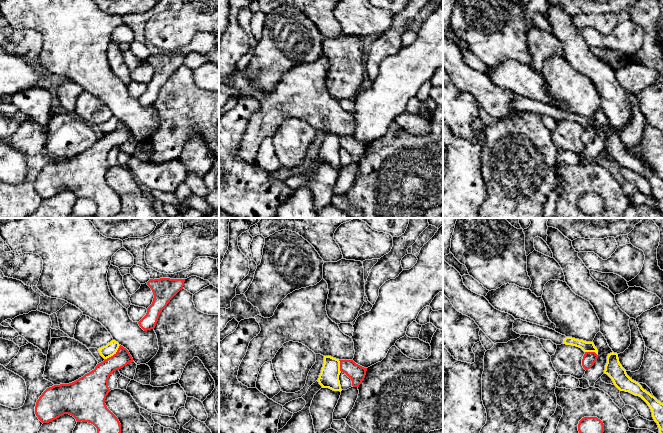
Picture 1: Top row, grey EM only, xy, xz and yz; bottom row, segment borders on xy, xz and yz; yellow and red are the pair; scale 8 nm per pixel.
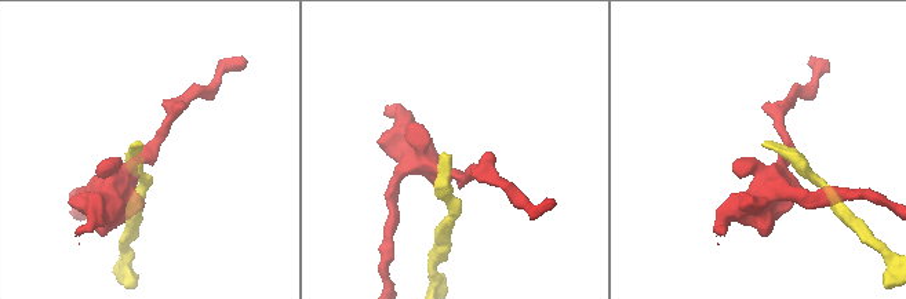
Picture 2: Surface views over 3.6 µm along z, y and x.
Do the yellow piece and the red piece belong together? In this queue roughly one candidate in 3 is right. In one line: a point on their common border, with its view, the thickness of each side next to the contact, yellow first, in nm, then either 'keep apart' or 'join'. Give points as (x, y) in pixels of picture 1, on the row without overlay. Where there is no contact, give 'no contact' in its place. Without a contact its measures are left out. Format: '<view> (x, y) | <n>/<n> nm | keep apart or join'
xy (113, 130) | 100/180 nm | keep apart

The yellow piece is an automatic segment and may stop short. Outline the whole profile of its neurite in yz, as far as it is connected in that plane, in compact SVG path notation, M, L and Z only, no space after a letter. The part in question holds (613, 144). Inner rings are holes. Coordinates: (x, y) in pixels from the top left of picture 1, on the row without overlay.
M612 128L608 130L604 149L612 155L614 161L620 167L639 172L648 180L652 193L659 203L659 209L663 213L663 179L658 177L649 168L644 166L638 158L632 156L627 151L626 146L619 138L617 129Z

